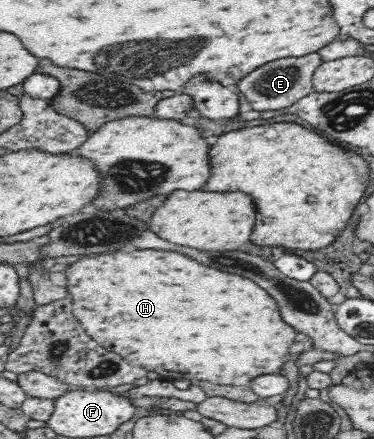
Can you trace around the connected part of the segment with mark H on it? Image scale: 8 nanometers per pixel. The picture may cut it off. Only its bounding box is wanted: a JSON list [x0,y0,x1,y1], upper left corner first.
[65,249,296,386]

